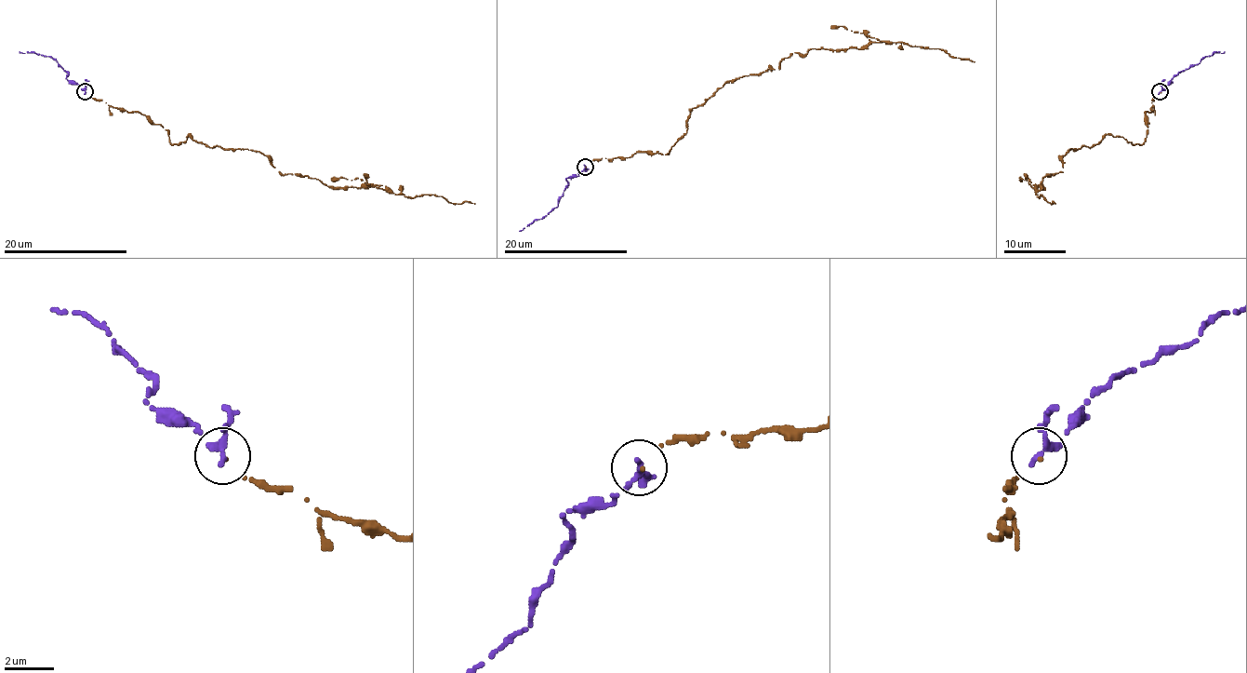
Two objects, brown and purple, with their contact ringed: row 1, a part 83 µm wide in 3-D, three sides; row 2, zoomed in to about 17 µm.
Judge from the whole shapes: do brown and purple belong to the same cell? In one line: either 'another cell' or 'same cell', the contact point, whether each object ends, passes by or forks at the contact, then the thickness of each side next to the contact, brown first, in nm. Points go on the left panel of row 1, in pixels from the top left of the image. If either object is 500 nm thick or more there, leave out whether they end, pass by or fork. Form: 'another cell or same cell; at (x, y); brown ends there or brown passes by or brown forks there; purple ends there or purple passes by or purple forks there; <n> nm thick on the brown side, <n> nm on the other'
same cell; at (85, 91); brown ends there; purple ends there; 70 nm thick on the brown side, 320 nm on the other

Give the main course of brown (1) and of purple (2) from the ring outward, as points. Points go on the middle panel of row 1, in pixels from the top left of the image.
1: (586, 167), (668, 153), (689, 113), (726, 82), (778, 68), (794, 53), (882, 40), (975, 62)
2: (584, 167), (577, 176), (565, 180), (567, 184), (556, 208), (520, 230)

